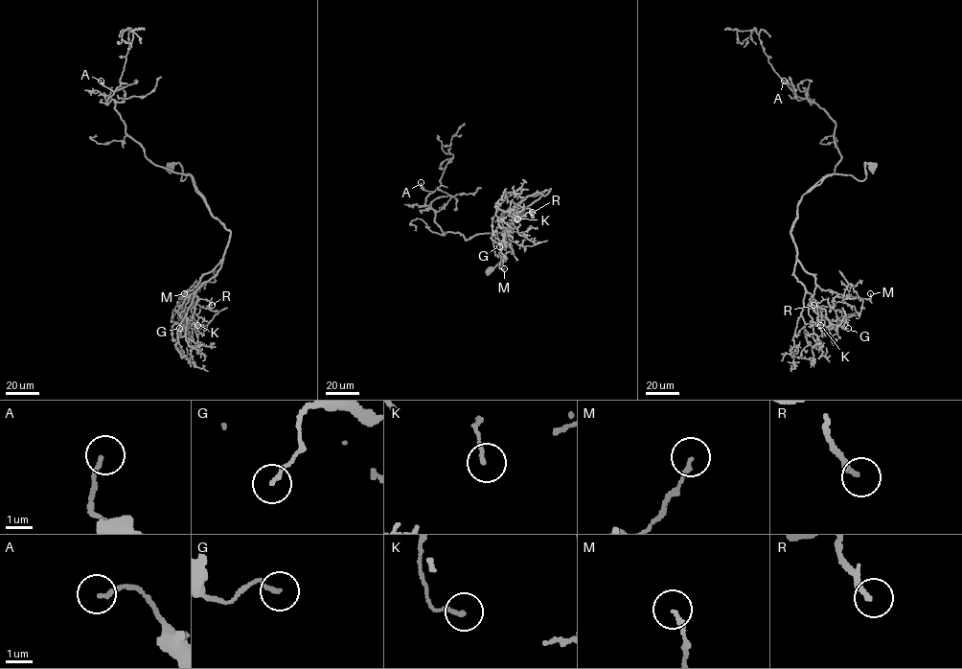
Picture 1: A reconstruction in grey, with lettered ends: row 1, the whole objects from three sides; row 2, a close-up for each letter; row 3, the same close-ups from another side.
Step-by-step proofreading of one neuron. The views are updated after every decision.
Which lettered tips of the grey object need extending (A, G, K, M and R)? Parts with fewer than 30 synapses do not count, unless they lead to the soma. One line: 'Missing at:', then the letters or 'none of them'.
Missing at: none of them

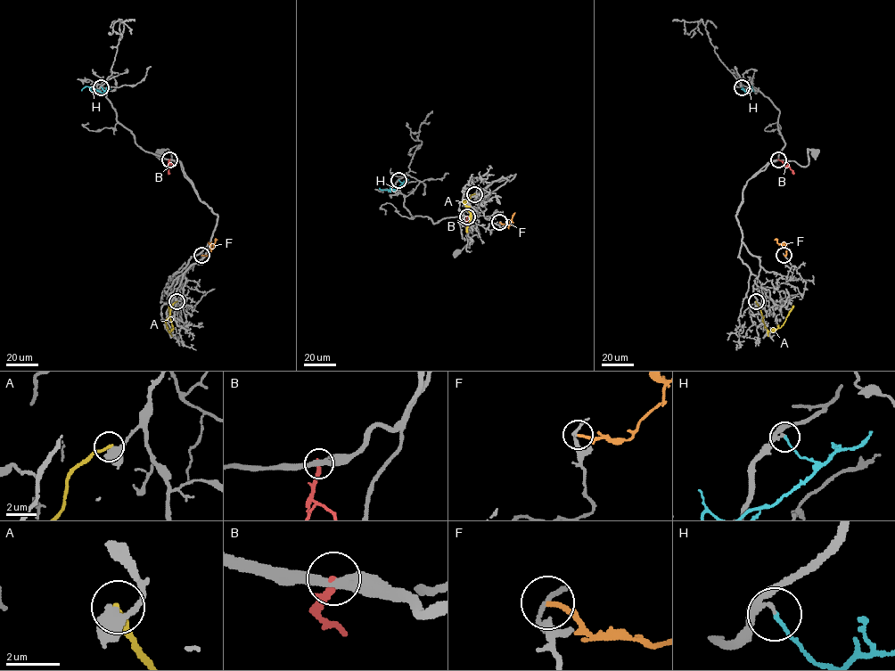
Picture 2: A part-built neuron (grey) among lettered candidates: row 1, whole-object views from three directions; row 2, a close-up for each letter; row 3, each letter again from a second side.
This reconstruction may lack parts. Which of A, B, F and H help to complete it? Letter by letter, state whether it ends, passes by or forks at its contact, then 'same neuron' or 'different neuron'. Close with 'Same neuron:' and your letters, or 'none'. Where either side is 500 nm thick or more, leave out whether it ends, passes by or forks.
A: it ends; different neuron
B: it ends; different neuron
F: it ends; different neuron
H: it ends; same neuron
Same neuron: H

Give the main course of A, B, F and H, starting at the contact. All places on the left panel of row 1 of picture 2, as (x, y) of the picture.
A: (176, 301), (166, 323), (168, 330), (171, 331), (173, 327), (168, 306)
B: (169, 159), (169, 174)
F: (201, 255), (207, 255), (217, 240)
H: (101, 87), (104, 91), (102, 93), (85, 86), (81, 91)

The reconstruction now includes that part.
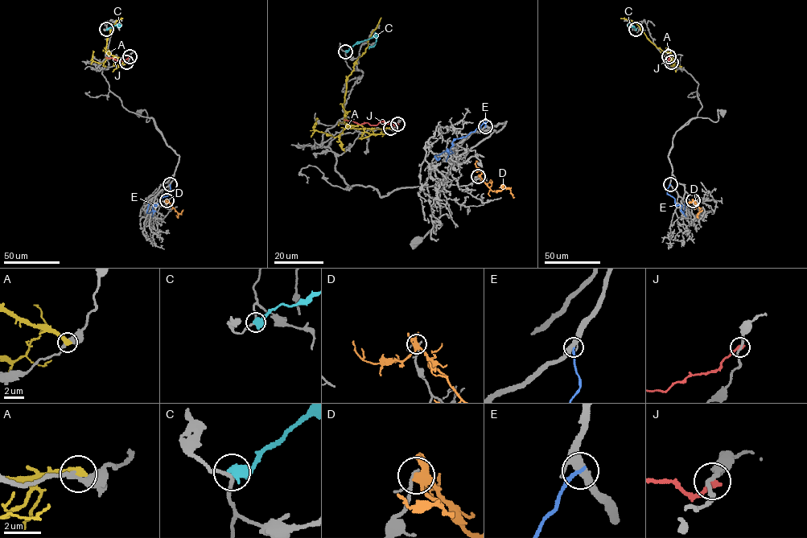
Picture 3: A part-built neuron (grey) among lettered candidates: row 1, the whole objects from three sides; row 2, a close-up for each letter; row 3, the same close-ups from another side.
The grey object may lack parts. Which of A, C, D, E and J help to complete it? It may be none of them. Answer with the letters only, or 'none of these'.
none of these

